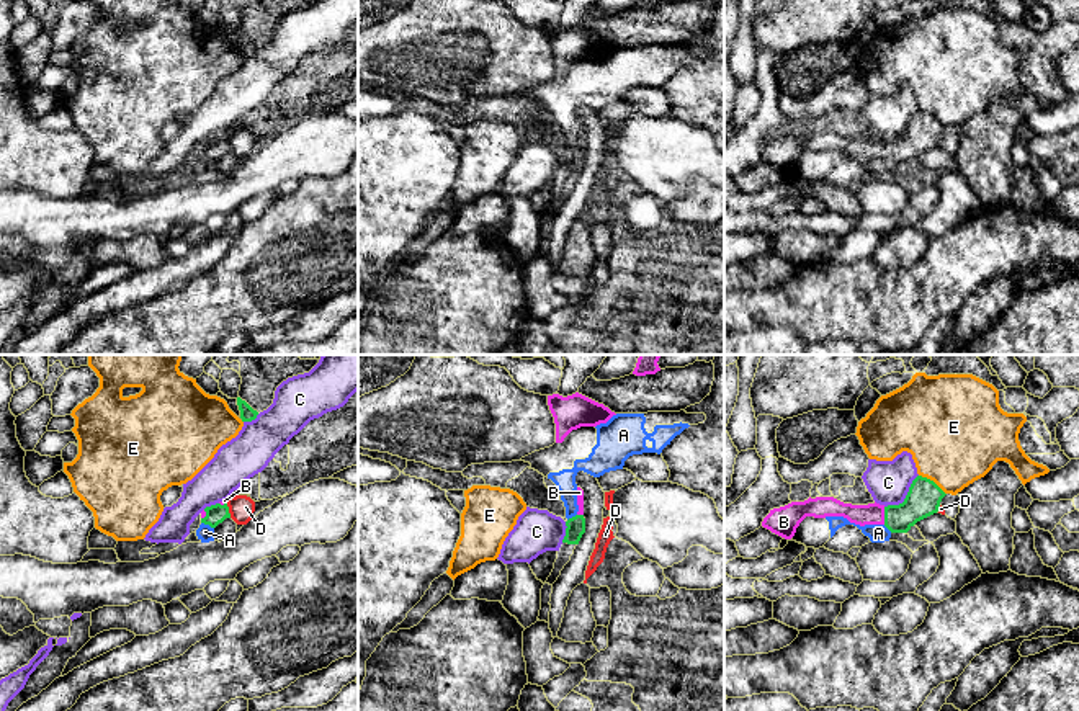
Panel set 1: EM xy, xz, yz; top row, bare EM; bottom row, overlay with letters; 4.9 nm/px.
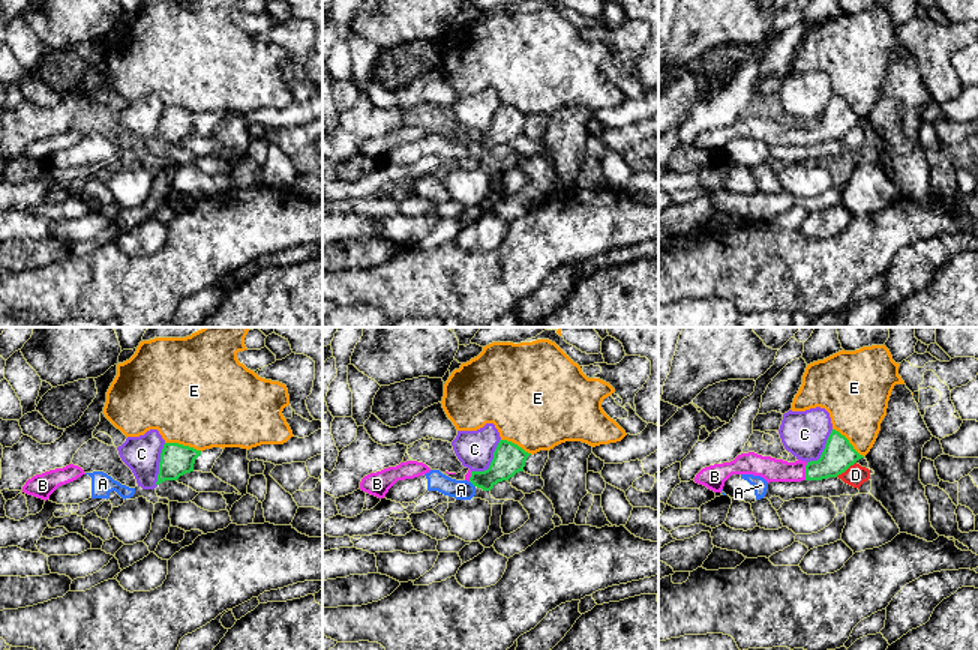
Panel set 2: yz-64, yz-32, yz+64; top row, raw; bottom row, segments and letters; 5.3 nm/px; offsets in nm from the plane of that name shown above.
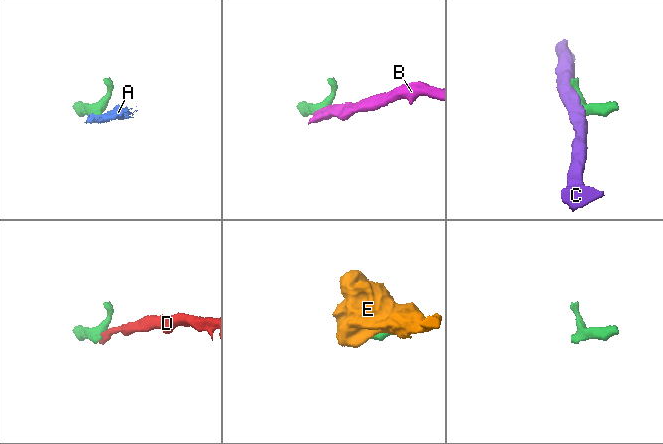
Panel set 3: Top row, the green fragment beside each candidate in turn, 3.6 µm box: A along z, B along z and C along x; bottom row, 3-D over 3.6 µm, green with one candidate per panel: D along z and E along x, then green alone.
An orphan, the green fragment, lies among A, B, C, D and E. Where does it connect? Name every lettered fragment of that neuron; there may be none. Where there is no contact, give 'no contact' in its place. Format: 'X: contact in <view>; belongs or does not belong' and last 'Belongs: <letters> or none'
A: contact in xy; does not belong
B: contact in yz; belongs
C: contact in yz; does not belong
D: contact in xy; does not belong
E: contact in yz; does not belong
Belongs: B

